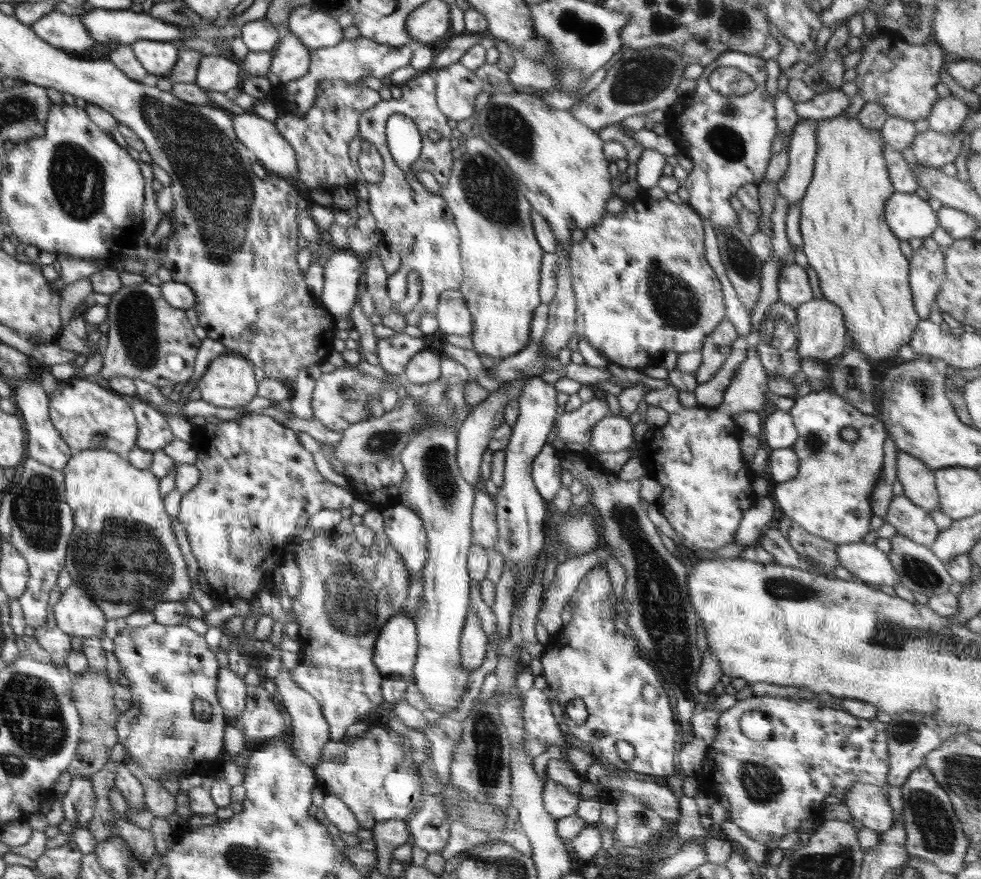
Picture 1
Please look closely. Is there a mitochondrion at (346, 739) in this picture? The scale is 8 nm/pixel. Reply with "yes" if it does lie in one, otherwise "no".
no

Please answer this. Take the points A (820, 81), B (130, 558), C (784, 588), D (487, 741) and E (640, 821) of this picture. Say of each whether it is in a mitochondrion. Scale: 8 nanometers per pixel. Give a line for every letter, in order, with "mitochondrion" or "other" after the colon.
A: other
B: mitochondrion
C: mitochondrion
D: mitochondrion
E: mitochondrion

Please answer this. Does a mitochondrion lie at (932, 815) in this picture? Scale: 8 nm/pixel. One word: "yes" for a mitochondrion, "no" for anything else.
yes

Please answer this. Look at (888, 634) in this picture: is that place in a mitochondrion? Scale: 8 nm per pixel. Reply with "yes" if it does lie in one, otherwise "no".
yes

